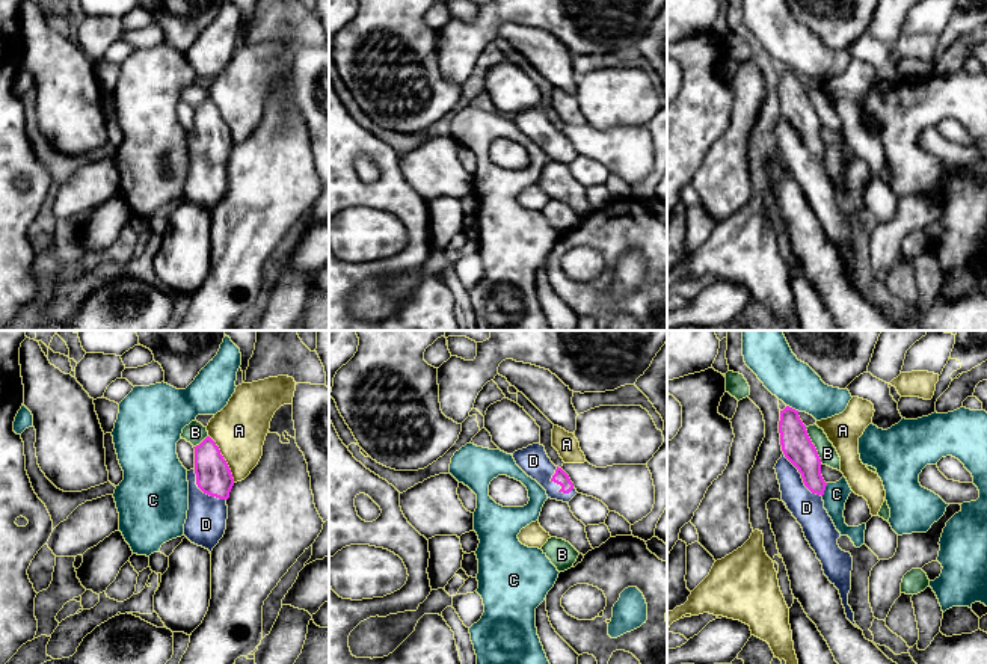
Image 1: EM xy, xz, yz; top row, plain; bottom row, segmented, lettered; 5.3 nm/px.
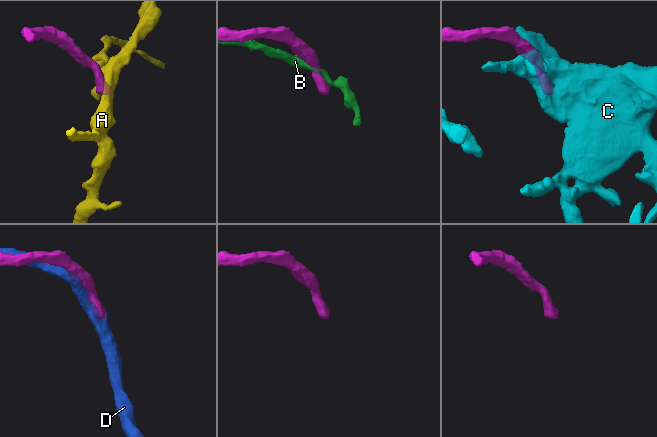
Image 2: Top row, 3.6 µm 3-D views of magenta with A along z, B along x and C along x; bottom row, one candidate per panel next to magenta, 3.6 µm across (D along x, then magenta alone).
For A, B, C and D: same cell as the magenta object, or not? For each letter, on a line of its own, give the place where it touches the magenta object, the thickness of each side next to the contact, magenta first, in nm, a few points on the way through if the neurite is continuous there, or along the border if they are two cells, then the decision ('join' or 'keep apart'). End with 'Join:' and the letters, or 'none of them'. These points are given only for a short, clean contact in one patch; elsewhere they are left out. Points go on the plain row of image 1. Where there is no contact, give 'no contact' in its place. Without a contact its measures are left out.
A: xy (224, 121) | 190/280 nm | along xy (209, 97), (234, 144) | keep apart
B: yz (814, 107) | 160/100 nm | keep apart
C: yz (824, 151) | 160/130 nm | keep apart
D: yz (802, 139) | 160/170 nm | join
Join: D

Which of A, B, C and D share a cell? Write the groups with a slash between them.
A / B / C / D

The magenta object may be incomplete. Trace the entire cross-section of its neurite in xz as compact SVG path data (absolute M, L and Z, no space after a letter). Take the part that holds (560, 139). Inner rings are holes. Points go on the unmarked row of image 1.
M533 106L512 118L516 127L546 152L548 160L569 166L578 155L569 137L551 124L543 107Z

